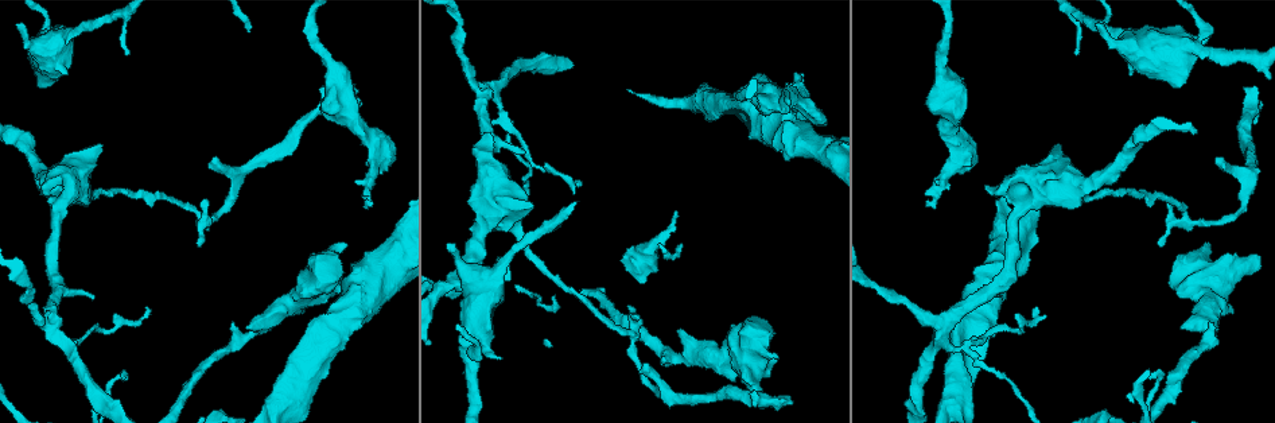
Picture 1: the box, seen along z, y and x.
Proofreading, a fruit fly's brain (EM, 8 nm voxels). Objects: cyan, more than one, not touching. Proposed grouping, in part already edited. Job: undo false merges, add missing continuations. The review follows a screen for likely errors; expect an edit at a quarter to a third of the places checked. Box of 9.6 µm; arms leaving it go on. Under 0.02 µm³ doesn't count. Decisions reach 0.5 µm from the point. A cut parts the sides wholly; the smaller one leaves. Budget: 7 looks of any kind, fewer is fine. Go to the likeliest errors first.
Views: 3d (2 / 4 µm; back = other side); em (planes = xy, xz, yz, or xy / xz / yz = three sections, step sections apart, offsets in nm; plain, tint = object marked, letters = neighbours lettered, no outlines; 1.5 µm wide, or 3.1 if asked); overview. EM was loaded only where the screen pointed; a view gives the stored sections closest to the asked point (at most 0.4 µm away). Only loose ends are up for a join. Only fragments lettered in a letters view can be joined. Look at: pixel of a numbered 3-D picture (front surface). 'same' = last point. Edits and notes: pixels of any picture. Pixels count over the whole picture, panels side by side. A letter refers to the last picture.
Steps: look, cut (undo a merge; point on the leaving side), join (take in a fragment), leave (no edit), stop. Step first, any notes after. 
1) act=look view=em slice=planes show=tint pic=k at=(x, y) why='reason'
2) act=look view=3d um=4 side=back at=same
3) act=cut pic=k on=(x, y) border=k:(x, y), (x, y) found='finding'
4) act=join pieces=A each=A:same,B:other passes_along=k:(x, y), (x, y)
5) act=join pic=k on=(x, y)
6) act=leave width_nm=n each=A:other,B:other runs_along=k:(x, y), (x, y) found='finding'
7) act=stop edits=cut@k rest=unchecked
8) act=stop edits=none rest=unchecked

act=look view=3d um=4 pic=1 at=(468, 352) why='three-way junction'

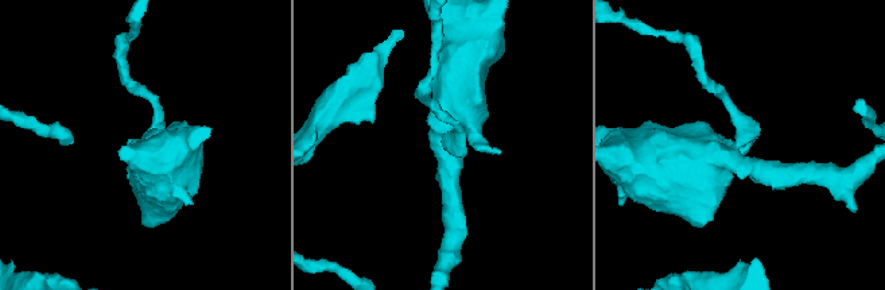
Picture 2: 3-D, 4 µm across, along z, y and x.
act=look view=em slice=planes show=letters pic=2 at=(449, 132)

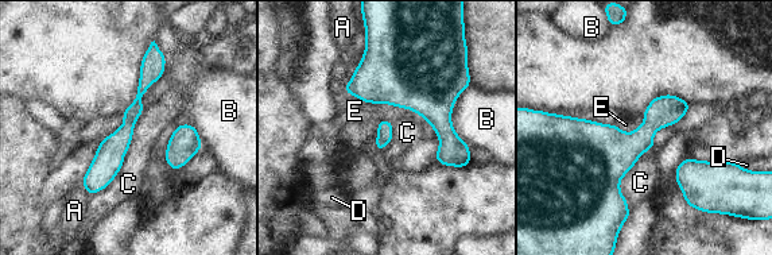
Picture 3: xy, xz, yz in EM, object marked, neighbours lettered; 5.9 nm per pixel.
act=leave width_nm=100 longest_contact=C:550nm each=A:other,B:other,C:other,D:other,E:other found='continuous, no second cell'

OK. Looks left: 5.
act=look view=em slice=yz step=8 show=letters pic=1 at=(503, 115) why='three arms meet'

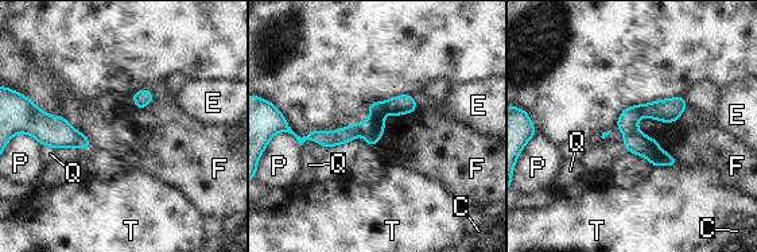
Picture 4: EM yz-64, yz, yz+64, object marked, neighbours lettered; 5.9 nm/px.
act=look view=em slice=planes show=letters at=same why='cut it another way'

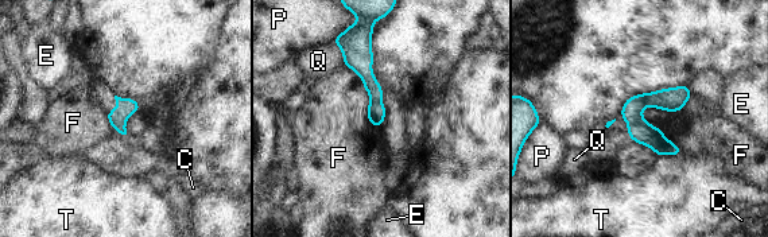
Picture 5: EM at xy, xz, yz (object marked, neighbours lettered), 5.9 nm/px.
act=cut pic=5 on=(376, 112) width_nm=110 longest_contact=F:460nm each=C:other,E:other,F:other,P:other,Q:other,T:other found='a second cell is stuck on'

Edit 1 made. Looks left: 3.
act=stop edits=cut@5 rest=unchecked

